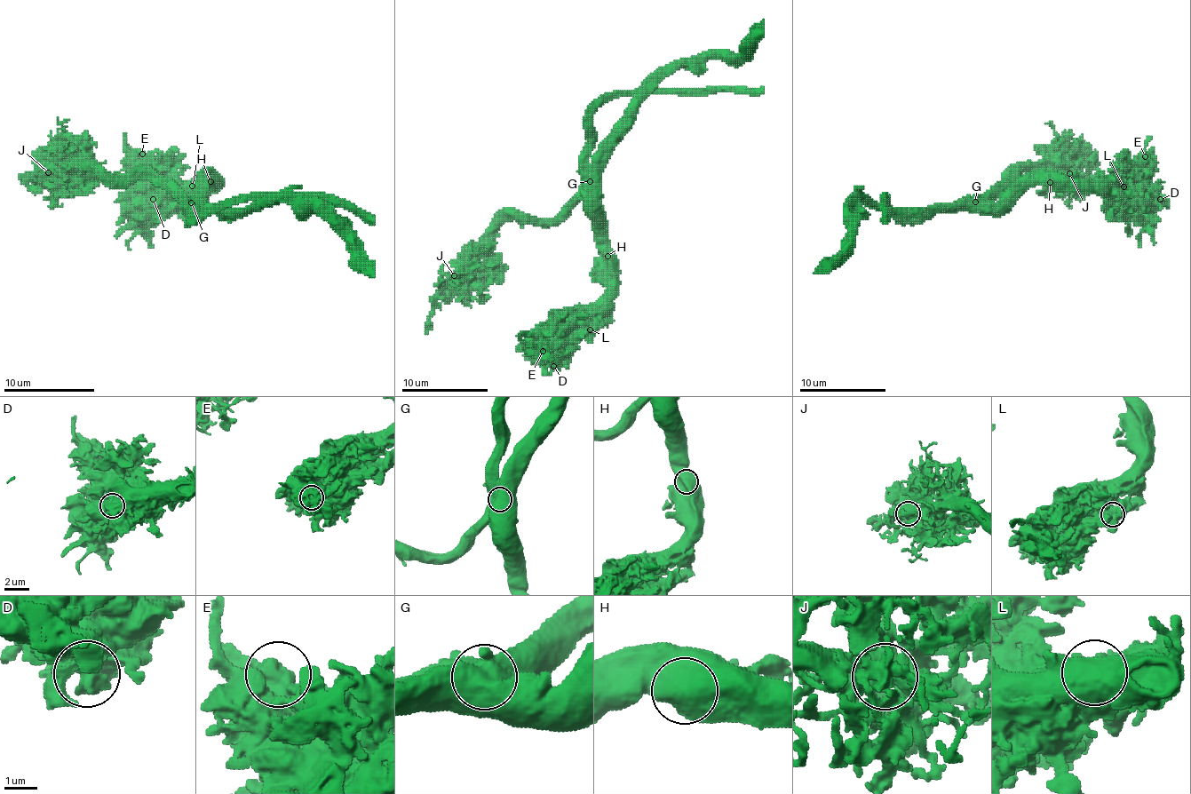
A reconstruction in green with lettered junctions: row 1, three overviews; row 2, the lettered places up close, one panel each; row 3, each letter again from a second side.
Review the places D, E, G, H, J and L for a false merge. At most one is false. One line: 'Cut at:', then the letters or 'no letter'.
Cut at: G

